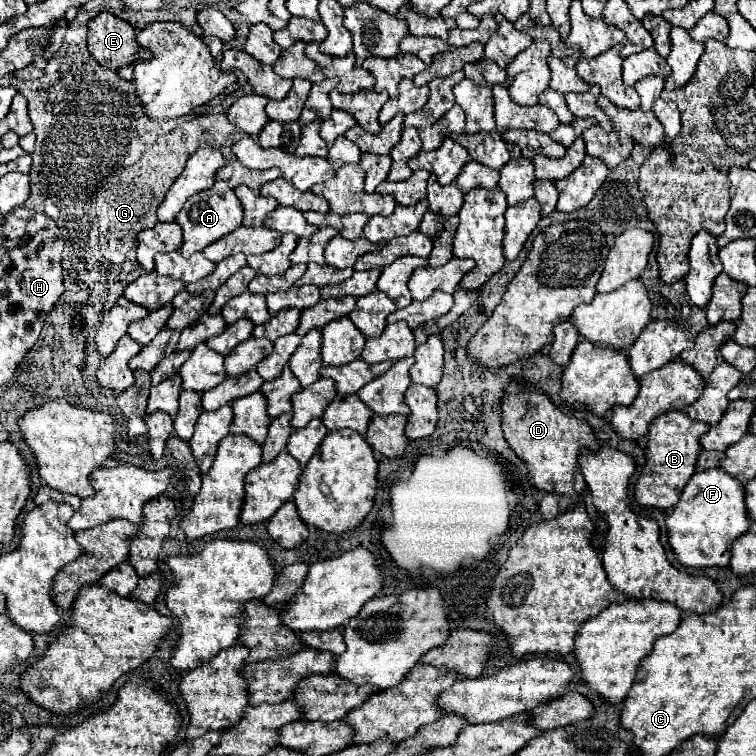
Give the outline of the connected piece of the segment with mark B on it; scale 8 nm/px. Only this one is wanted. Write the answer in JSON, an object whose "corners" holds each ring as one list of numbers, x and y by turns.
{"corners":[[667,411,659,415,651,427,649,427,649,443,647,443,647,465,635,483,635,499,643,507,659,507,659,509,671,509,677,505,679,495,685,487,685,483,695,473,695,463,701,453,699,437,709,431,709,425,701,421,693,421,683,411]]}

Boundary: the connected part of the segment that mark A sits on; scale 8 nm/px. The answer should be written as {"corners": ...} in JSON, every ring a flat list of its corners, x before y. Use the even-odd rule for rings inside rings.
{"corners":[[215,181,215,185,207,191,201,191,197,195,193,195,183,209,177,213,175,221,181,225,183,229,183,247,181,247,181,255,189,257,197,251,203,251,209,243,225,237,227,233,235,231,241,221,243,221,243,205,237,199,235,191,225,183,225,181]]}

